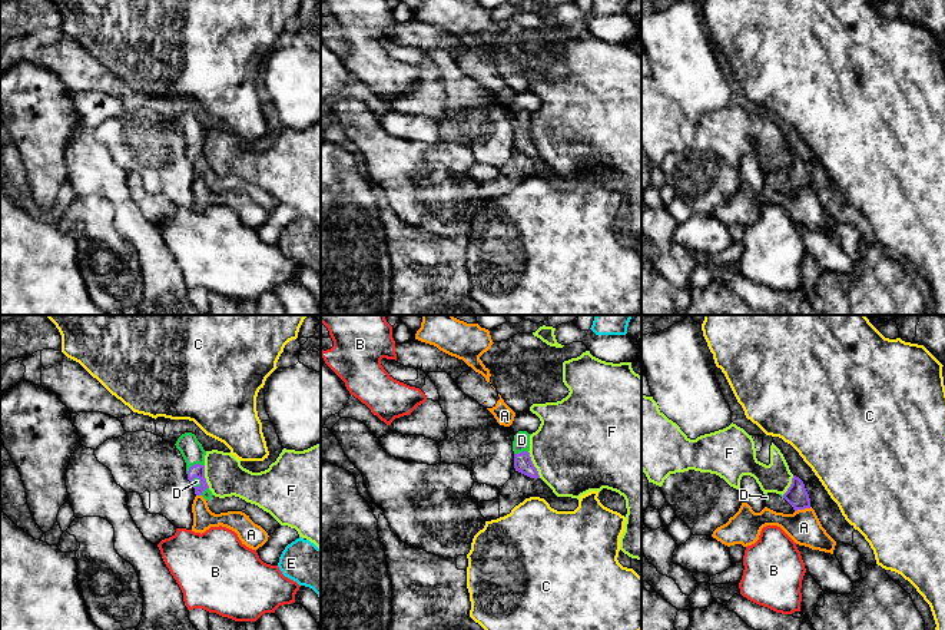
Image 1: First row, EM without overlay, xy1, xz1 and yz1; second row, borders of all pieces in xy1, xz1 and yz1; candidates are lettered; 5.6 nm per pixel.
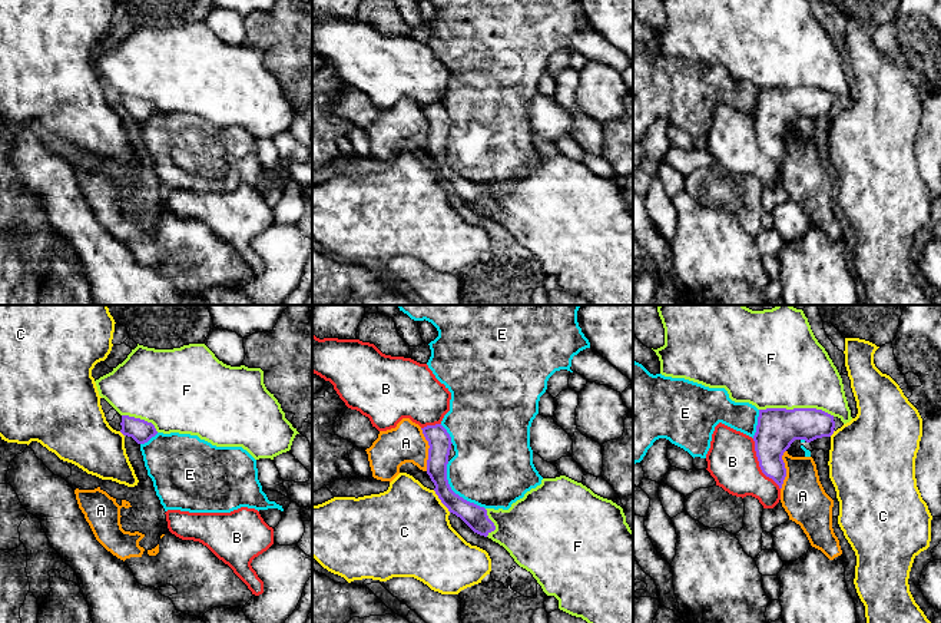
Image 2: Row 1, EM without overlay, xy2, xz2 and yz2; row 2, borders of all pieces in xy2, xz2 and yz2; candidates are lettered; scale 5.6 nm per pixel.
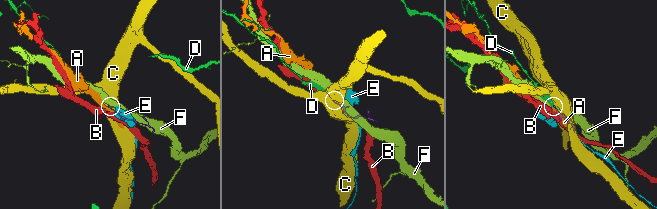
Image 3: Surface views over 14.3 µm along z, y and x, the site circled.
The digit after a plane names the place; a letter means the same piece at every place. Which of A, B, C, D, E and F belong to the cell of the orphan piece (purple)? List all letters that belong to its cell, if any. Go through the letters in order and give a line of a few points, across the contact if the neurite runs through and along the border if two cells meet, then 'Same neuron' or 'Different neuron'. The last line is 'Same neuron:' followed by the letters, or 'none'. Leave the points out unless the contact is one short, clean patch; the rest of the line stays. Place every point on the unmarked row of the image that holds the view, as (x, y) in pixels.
A: Different neuron
B: Different neuron
C: Line: xz2 (433, 169), (450, 191). Different neuron
D: Line: xy1 (196, 149), (195, 143), (192, 131). Same neuron
E: Different neuron
F: Different neuron
Same neuron: D

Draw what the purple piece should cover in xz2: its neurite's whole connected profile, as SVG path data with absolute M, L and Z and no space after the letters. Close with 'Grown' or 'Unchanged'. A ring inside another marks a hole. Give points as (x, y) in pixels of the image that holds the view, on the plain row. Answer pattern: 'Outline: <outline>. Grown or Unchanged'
Outline: M441 103L427 105L421 109L430 125L427 153L435 165L435 173L450 192L460 196L474 212L487 216L496 209L494 202L487 195L487 189L464 179L448 163L447 143L453 123L450 113Z. Unchanged

